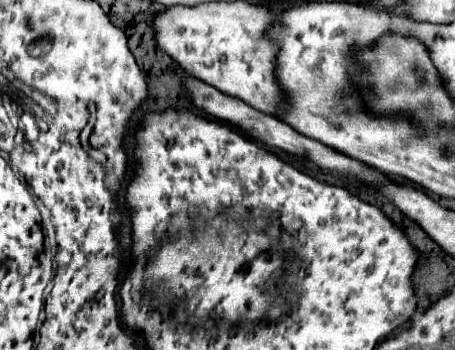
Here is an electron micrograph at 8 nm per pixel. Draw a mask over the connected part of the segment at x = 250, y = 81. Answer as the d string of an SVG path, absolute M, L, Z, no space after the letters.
M212 1L192 7L174 5L154 15L154 43L158 51L166 53L188 75L222 93L240 97L264 113L272 113L280 101L272 77L276 47L262 39L272 19L272 11L246 1Z

